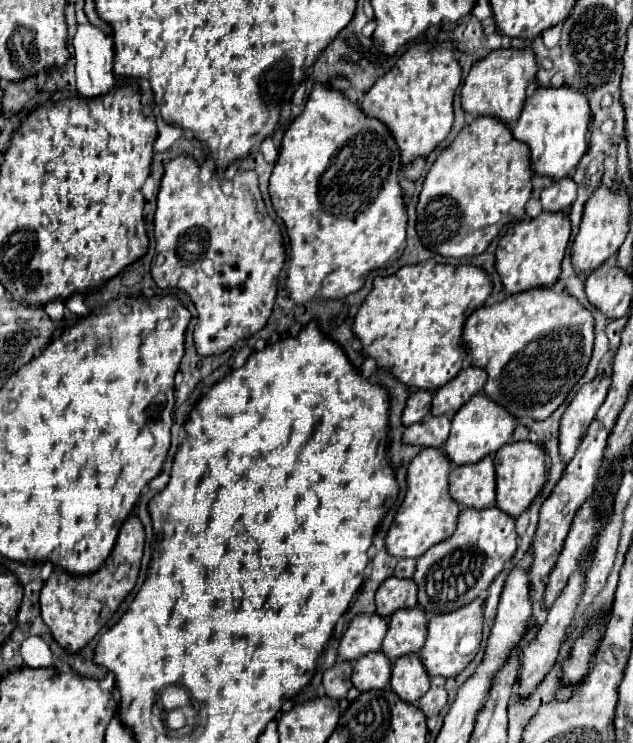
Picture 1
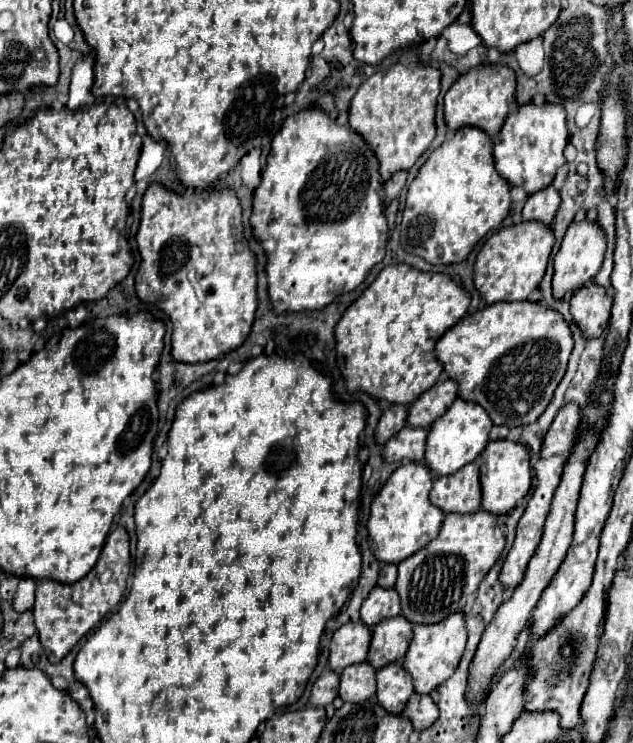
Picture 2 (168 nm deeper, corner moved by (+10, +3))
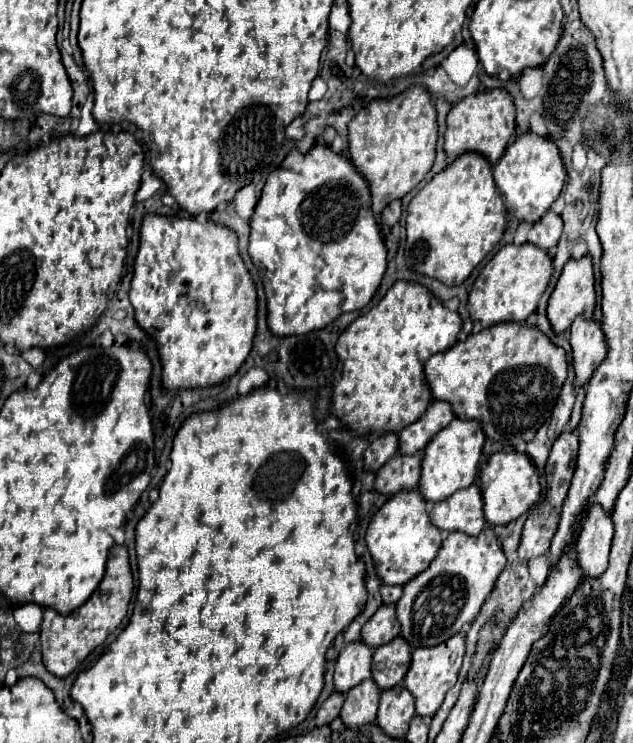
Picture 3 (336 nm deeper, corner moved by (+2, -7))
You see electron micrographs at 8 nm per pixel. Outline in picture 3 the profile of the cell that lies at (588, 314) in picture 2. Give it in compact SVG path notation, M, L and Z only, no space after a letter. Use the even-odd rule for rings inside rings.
M574 320L570 326L570 346L572 346L572 366L574 366L574 388L584 386L598 364L606 356L606 338L598 322L594 320Z

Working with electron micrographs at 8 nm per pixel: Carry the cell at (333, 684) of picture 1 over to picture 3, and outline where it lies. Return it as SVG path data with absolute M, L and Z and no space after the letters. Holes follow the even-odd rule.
M330 694L328 700L318 708L318 714L316 714L316 726L324 726L324 724L330 724L338 712L342 710L342 700L344 700L344 694Z

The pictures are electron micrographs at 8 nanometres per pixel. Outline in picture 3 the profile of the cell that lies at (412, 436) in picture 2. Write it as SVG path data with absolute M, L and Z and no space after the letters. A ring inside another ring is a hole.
M396 454L376 474L374 490L384 496L394 496L400 490L414 490L420 482L420 458Z

